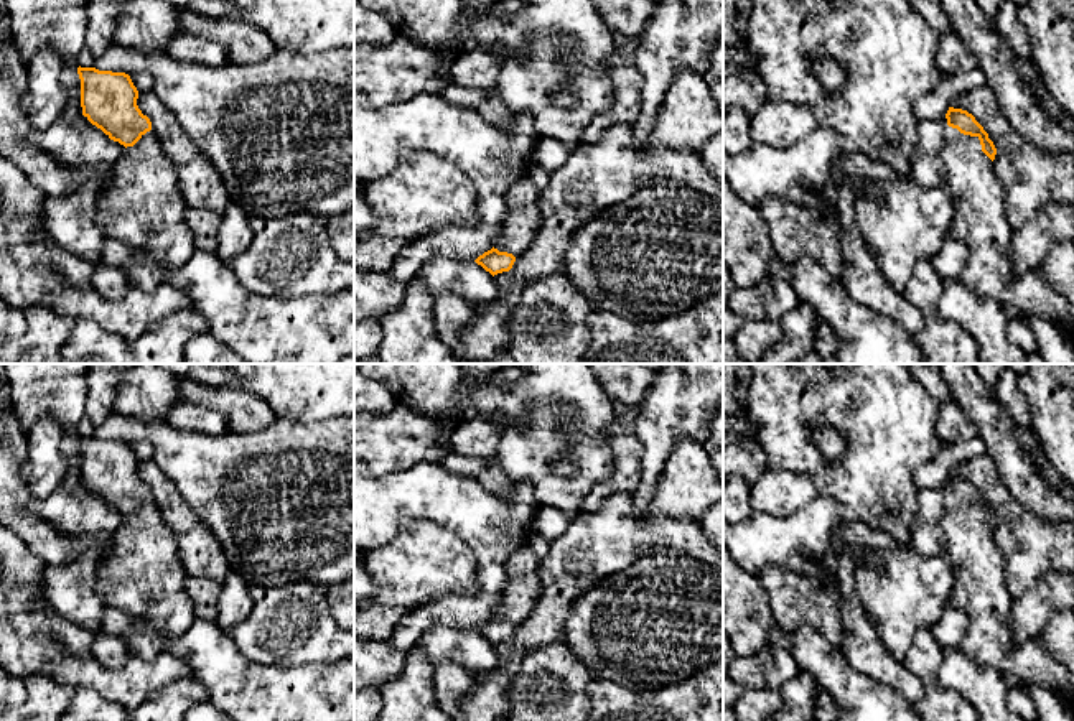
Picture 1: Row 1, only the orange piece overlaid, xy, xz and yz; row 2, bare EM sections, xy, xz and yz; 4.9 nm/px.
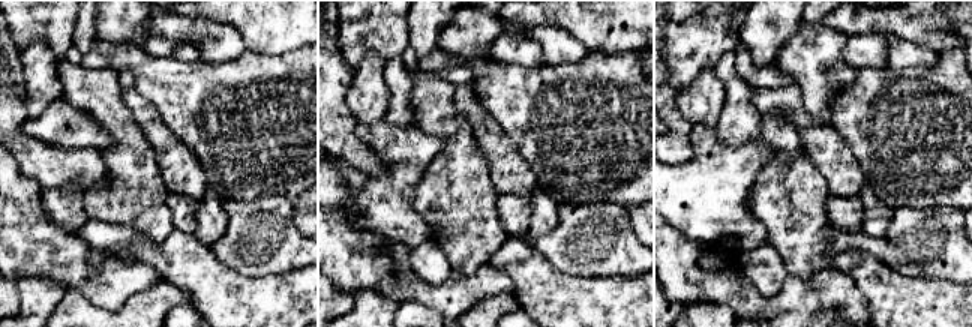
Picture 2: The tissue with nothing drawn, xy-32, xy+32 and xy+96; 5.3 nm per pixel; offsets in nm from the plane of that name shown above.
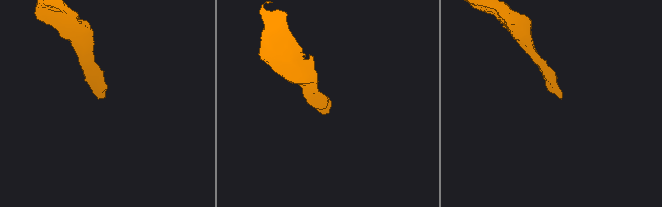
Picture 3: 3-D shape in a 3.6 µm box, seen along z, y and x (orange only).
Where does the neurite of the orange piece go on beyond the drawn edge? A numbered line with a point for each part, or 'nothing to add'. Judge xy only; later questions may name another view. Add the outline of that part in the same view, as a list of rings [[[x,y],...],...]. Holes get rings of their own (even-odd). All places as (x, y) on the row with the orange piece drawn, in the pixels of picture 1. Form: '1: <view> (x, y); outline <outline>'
1: xy (144, 209); outline [[[153,130],[127,147],[112,166],[114,186],[97,196],[94,222],[104,239],[120,240],[135,252],[124,268],[128,283],[155,291],[166,275],[184,265],[194,254],[194,239],[186,222],[186,202],[178,189],[178,176]]]

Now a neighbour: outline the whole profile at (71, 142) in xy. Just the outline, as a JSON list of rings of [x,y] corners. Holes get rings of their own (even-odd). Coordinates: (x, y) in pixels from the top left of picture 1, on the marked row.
[[[64,114],[43,130],[31,128],[31,145],[66,166],[110,168],[119,161],[125,147],[114,142],[87,117],[69,120]]]

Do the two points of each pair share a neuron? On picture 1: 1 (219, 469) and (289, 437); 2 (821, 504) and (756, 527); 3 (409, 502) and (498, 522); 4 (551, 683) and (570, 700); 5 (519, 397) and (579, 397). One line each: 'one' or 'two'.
1: one
2: one
3: one
4: one
5: one

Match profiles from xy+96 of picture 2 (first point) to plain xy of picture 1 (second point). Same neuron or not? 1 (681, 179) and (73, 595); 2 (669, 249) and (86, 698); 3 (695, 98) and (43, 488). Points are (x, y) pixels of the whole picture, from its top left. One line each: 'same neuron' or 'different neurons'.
1: same neuron
2: different neurons
3: same neuron

